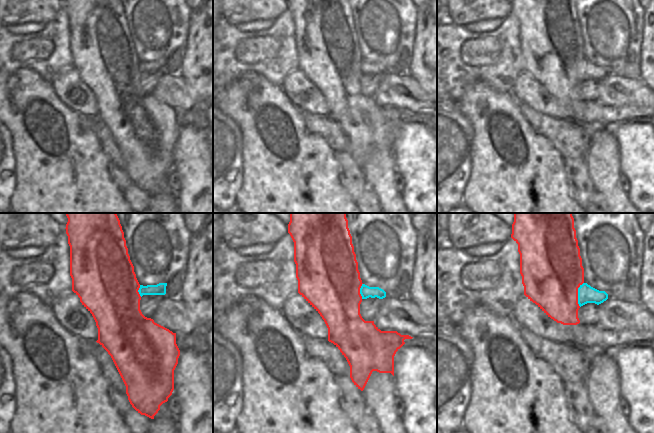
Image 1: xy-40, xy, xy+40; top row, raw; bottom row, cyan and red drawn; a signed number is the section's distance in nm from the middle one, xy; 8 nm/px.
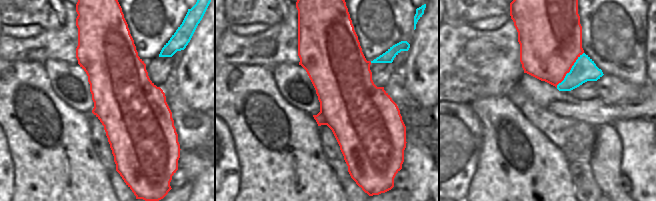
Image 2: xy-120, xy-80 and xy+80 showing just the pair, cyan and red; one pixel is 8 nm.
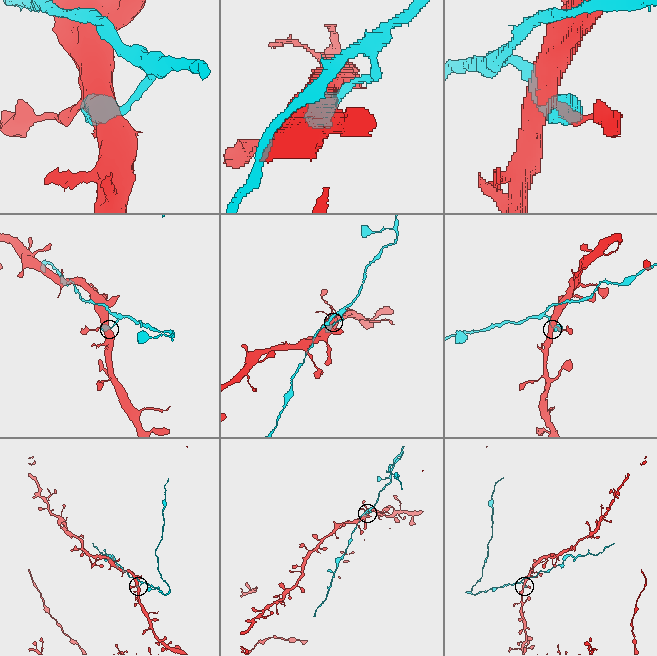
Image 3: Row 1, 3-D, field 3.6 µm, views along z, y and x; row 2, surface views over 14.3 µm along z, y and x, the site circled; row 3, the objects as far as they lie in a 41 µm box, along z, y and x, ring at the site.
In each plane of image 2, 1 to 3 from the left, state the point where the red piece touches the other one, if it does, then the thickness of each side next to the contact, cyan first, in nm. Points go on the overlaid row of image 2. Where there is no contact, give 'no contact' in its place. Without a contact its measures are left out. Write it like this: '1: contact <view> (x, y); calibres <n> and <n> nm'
1: no contact
2: no contact
3: contact xy+80 (570, 70); calibres 190 and 480 nm

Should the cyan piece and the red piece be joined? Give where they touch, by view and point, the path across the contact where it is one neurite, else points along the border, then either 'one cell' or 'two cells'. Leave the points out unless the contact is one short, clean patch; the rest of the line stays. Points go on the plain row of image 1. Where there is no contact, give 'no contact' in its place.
xy+40 (578, 70) | two cells

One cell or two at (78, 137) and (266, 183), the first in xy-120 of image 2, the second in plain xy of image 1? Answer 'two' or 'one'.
one

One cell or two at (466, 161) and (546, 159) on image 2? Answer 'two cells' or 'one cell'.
two cells

